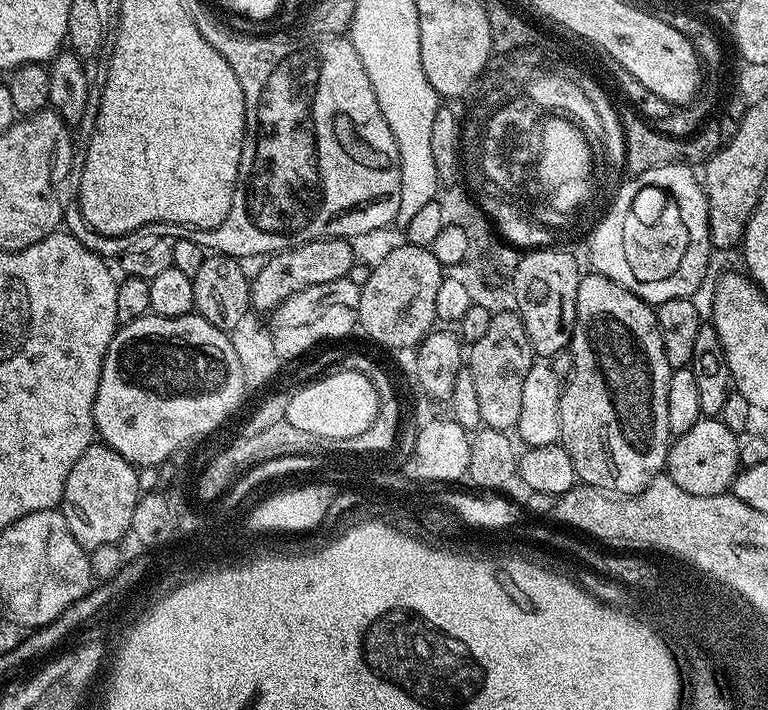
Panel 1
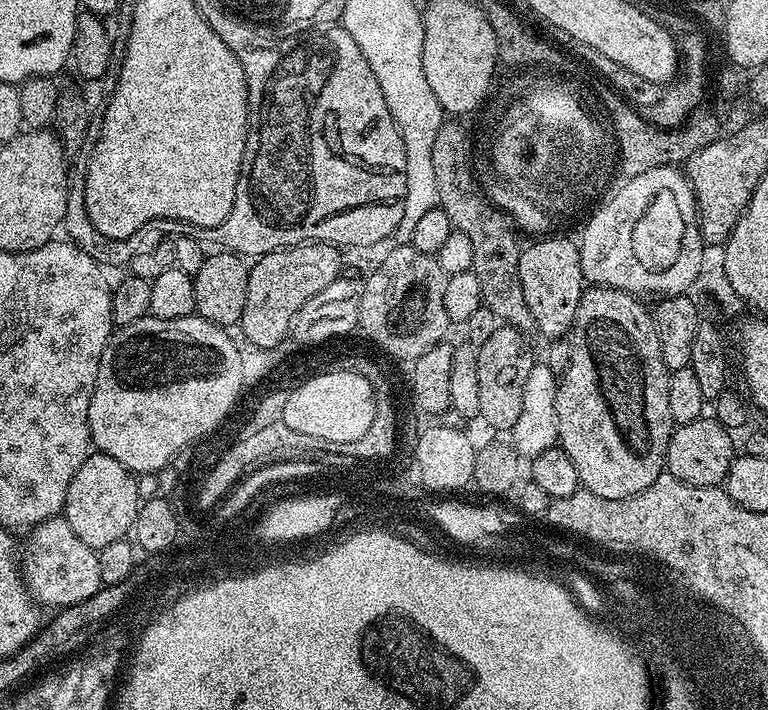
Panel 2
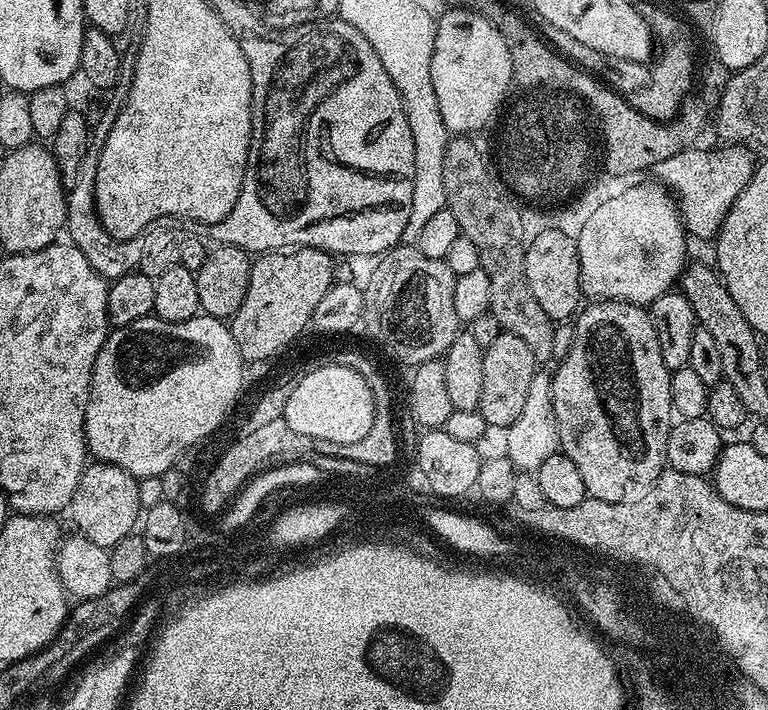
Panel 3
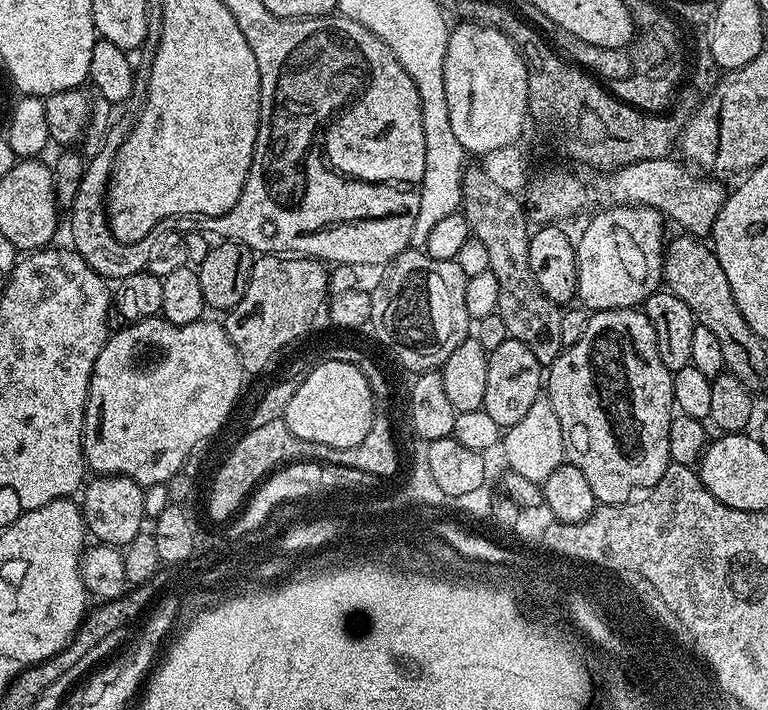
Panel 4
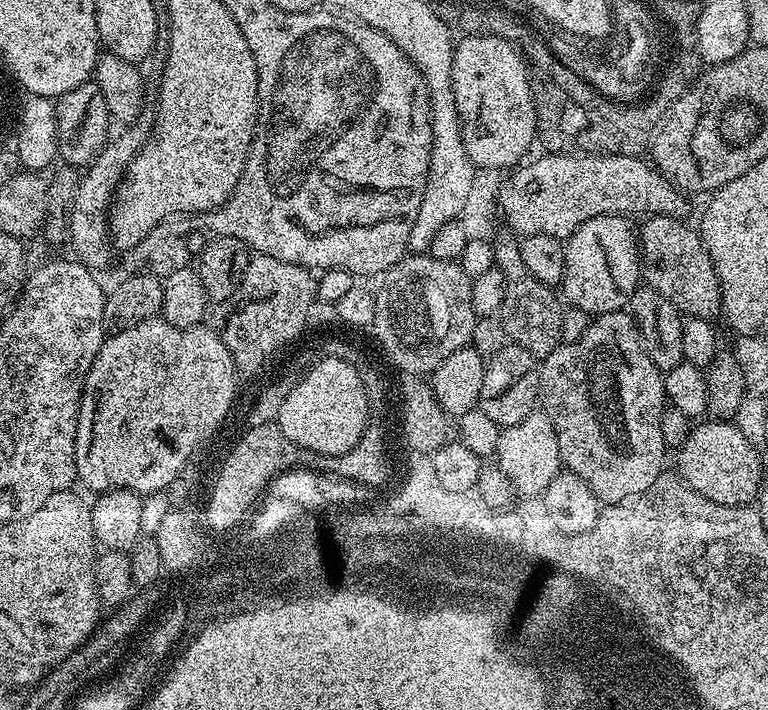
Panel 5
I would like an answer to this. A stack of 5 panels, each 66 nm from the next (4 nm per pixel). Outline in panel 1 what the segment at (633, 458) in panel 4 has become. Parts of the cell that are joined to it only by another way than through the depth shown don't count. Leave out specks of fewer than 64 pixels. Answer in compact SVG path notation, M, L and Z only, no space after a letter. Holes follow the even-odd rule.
M597 272L581 275L570 351L574 366L560 394L559 443L570 454L579 483L617 496L636 496L665 471L670 443L666 390L674 369L666 362L666 350L662 350L653 305Z

